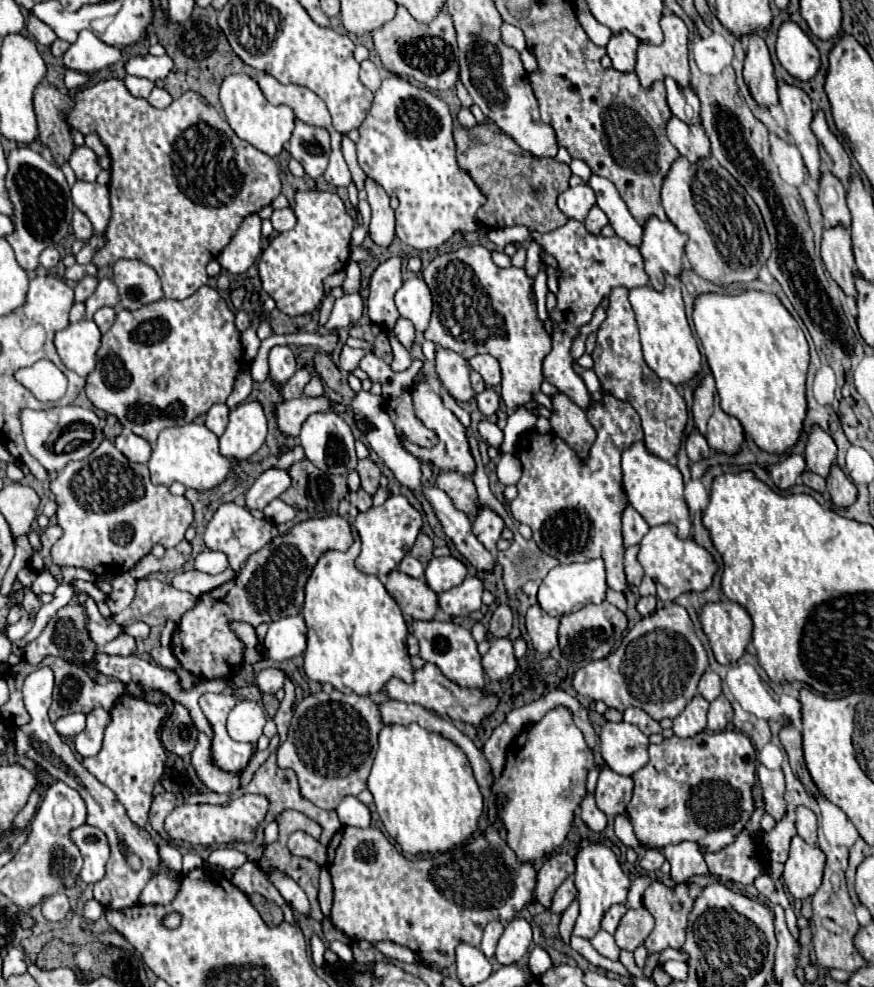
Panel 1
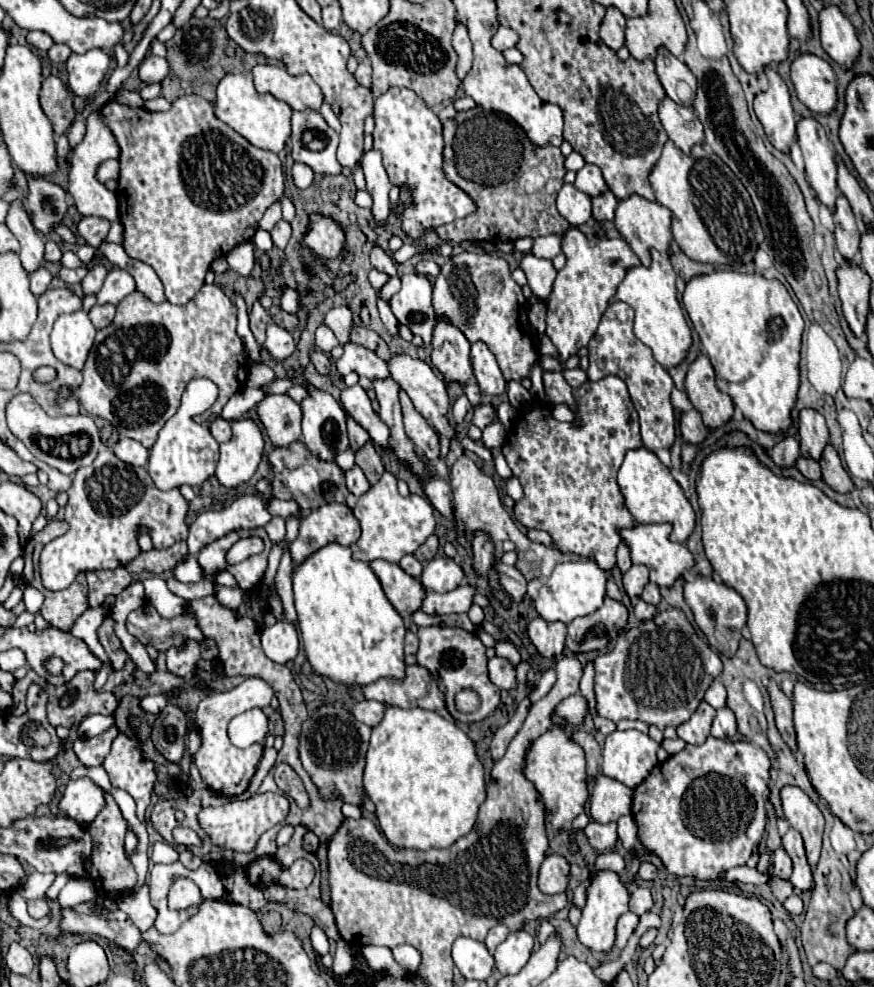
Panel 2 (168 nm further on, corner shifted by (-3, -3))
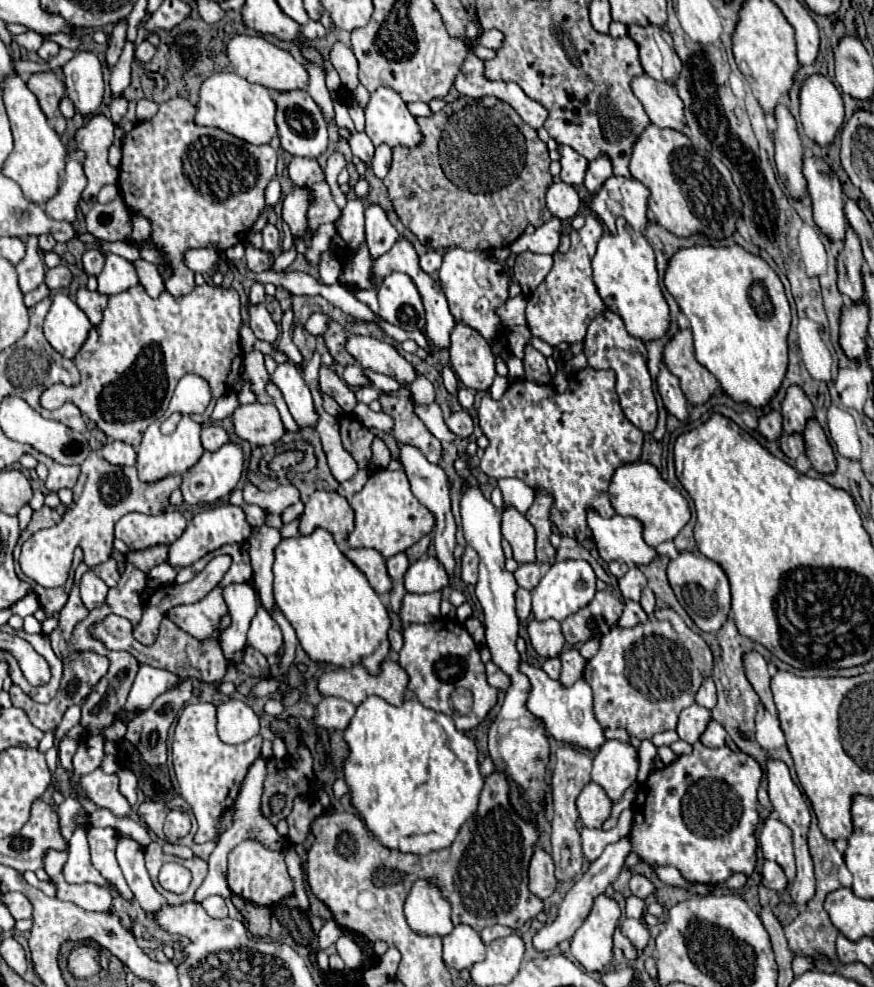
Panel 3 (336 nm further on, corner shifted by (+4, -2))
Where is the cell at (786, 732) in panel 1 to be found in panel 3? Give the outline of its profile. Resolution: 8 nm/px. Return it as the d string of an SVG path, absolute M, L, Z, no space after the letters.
M750 652L744 656L744 664L746 664L746 676L748 676L750 684L754 686L756 694L760 696L760 702L772 716L776 716L776 706L774 706L774 698L772 698L772 688L770 688L768 662L760 654Z

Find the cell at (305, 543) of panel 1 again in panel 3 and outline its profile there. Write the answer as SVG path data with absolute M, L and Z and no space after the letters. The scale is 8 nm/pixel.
M316 490L306 504L298 530L302 536L308 536L316 528L328 530L334 536L336 544L344 546L346 538L354 530L354 512L348 506L346 498L342 498L338 492Z

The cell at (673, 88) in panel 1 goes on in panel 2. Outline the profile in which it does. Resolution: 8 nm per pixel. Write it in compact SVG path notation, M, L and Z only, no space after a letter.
M659 47L659 51L657 51L657 55L655 55L653 61L655 61L655 73L657 73L657 77L659 77L665 93L675 103L681 103L681 99L675 93L675 85L677 85L679 79L683 79L683 81L697 81L695 75L689 71L689 67L681 59L677 59L675 55L671 55L665 47Z

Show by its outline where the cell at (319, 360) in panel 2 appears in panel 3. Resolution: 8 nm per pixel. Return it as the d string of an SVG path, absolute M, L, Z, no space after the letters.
M296 326L296 328L294 328L294 336L292 336L292 340L294 340L294 344L298 346L300 354L304 356L304 362L308 362L308 360L312 358L312 352L316 350L316 338L314 338L312 334L308 334L306 328Z

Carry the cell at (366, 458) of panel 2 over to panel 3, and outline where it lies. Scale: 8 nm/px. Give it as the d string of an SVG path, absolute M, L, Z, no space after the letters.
M352 414L340 416L340 434L342 434L342 446L352 454L358 468L368 468L374 434L364 424L360 424Z

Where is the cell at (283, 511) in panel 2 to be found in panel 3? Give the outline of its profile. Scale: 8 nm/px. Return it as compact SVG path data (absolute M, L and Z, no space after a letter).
M252 484L244 486L244 502L260 506L266 514L282 514L288 506L296 504L298 500L298 490L292 484L282 484L272 492L262 492Z

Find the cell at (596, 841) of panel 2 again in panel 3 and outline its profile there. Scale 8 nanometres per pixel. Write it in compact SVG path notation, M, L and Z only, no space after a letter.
M624 810L620 816L618 816L618 822L614 828L610 830L604 830L604 828L584 828L580 832L582 836L582 852L584 856L594 862L608 844L614 844L618 840L622 840L628 832L630 832L630 826L632 826L632 810Z

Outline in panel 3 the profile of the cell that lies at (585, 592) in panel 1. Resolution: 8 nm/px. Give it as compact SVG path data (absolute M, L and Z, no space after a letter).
M562 560L554 562L550 570L542 576L540 584L532 590L532 614L536 620L554 618L558 622L576 614L580 608L588 606L596 592L596 574L586 560Z

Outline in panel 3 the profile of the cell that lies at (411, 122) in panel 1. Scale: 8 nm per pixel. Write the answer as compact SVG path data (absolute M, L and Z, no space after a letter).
M380 86L366 106L366 134L374 146L386 144L390 148L416 148L424 136L416 118L410 114L400 94L388 86Z

